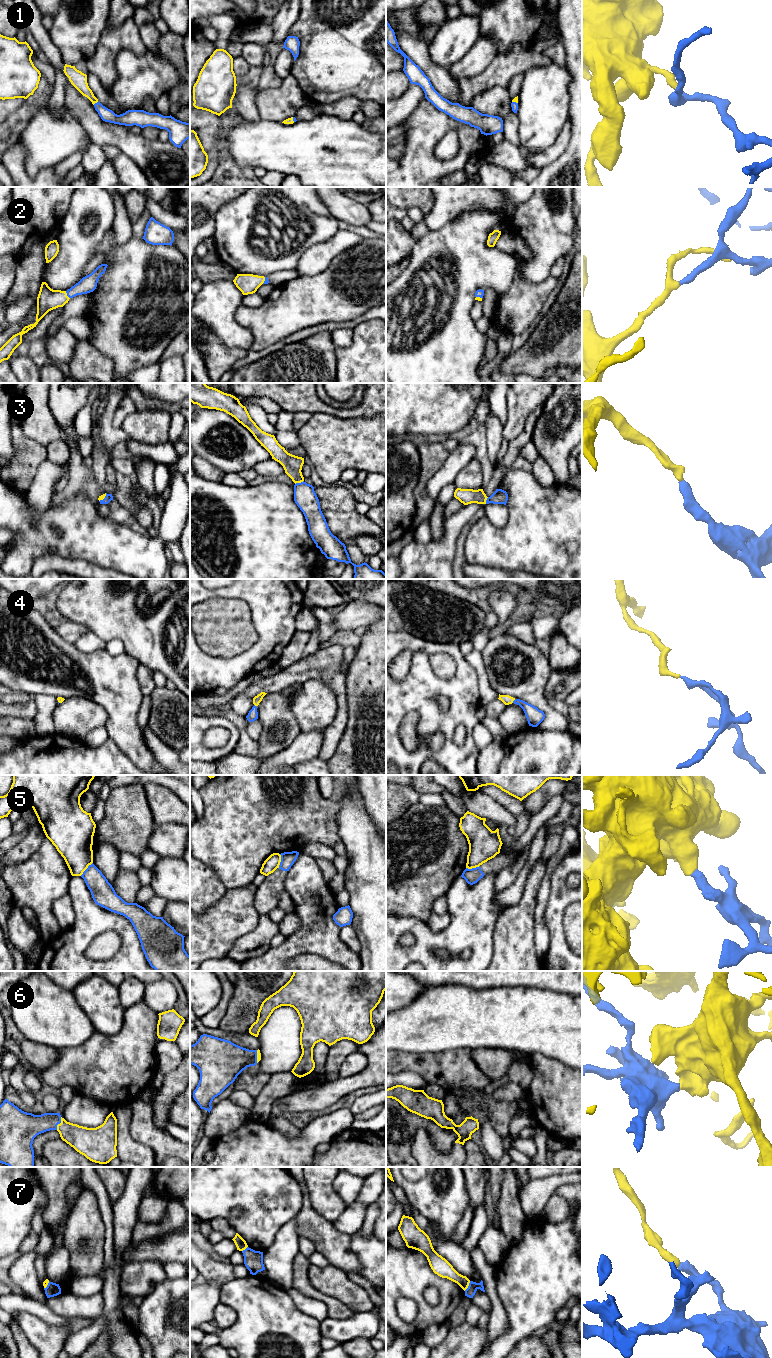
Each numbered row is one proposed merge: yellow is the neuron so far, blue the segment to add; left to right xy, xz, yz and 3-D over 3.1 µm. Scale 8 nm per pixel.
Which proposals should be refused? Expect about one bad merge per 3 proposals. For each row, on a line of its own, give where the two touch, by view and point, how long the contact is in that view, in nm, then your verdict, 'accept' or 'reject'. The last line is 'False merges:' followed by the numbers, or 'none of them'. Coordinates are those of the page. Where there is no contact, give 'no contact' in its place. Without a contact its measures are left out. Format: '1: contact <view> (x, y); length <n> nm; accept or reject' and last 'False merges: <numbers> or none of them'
1: contact xy (95, 102); length 50 nm; accept
2: contact xy (66, 295); length 70 nm; accept
3: contact xz (299, 482); length 80 nm; accept
4: contact yz (513, 700); length 40 nm; accept
5: contact xy (86, 868); length 150 nm; reject
6: contact xy (60, 1123); length 110 nm; accept
7: contact yz (468, 1285); length 90 nm; reject
False merges: 5, 7

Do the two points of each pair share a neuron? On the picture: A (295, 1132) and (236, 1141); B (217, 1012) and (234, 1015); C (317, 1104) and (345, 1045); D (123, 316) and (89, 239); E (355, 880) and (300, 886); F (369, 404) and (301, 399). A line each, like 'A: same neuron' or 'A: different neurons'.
A: different neurons
B: different neurons
C: different neurons
D: different neurons
E: different neurons
F: same neuron

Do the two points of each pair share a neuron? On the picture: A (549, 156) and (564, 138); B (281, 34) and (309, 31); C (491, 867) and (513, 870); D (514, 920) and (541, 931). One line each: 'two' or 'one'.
A: one
B: two
C: two
D: two

